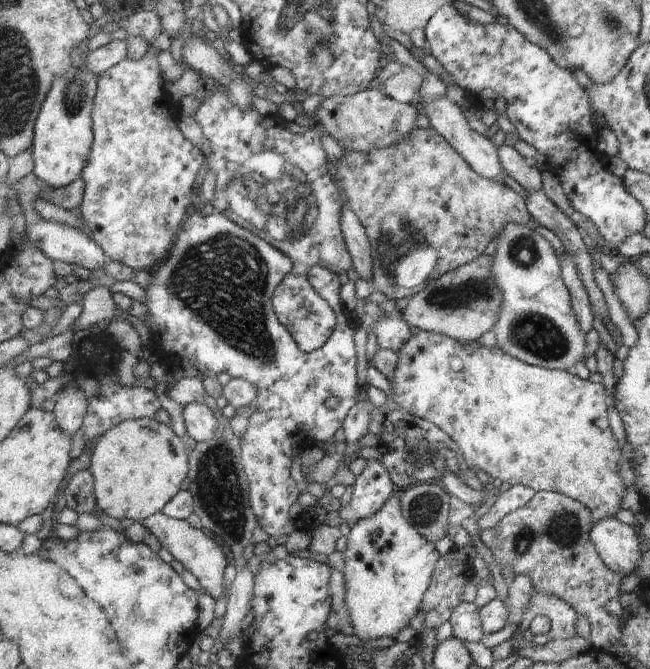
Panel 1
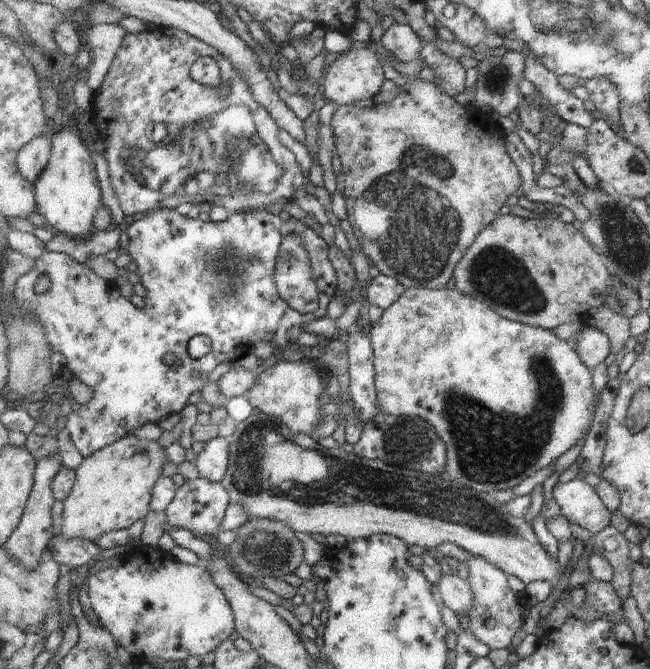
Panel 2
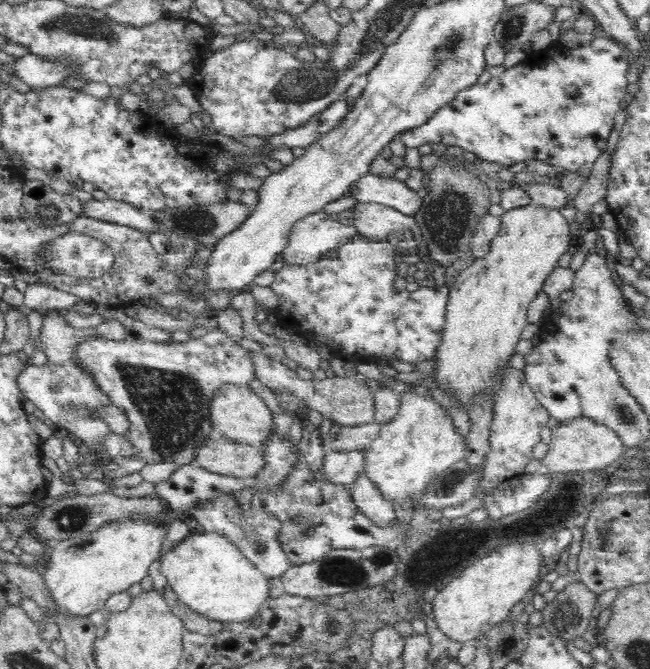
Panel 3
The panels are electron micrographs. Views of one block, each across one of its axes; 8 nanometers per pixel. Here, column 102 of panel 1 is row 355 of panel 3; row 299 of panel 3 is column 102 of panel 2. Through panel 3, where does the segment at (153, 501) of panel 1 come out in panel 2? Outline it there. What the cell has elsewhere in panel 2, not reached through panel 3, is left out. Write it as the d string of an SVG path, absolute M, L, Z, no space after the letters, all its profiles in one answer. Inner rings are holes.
M128 435L84 458L76 470L77 483L64 503L60 532L67 539L96 541L102 535L121 531L145 518L153 490L163 476L166 455L159 442Z

